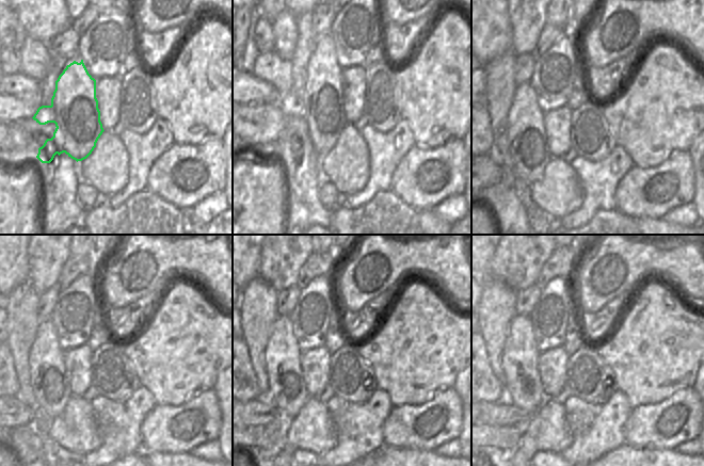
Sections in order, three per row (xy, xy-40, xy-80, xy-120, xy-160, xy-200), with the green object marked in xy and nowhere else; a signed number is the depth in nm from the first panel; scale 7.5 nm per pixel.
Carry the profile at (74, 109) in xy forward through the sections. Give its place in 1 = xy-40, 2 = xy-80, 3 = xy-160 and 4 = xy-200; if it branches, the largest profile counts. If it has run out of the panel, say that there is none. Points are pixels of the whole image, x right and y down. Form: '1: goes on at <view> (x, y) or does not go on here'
1: goes on at xy-40 (290, 121)
2: goes on at xy-80 (527, 142)
3: goes on at xy-160 (287, 390)
4: goes on at xy-200 (522, 384)

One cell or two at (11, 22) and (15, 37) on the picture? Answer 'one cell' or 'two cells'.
one cell

